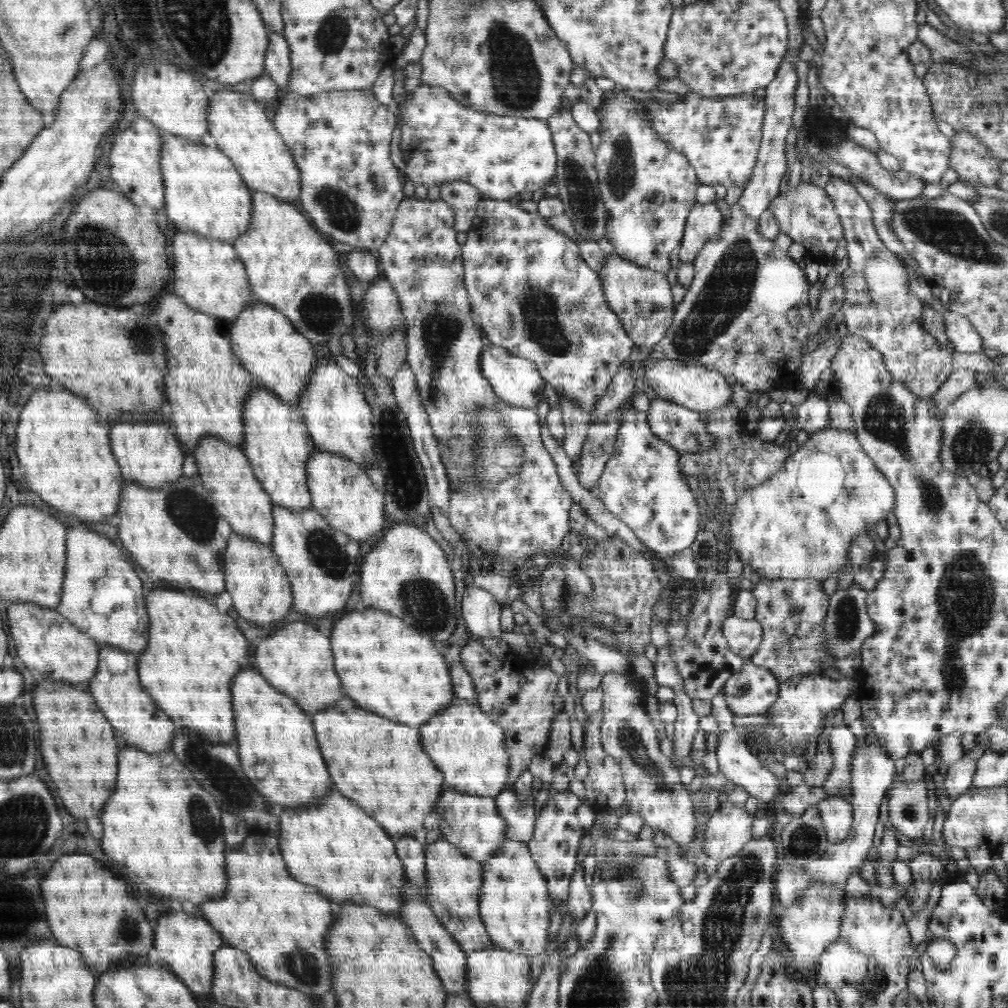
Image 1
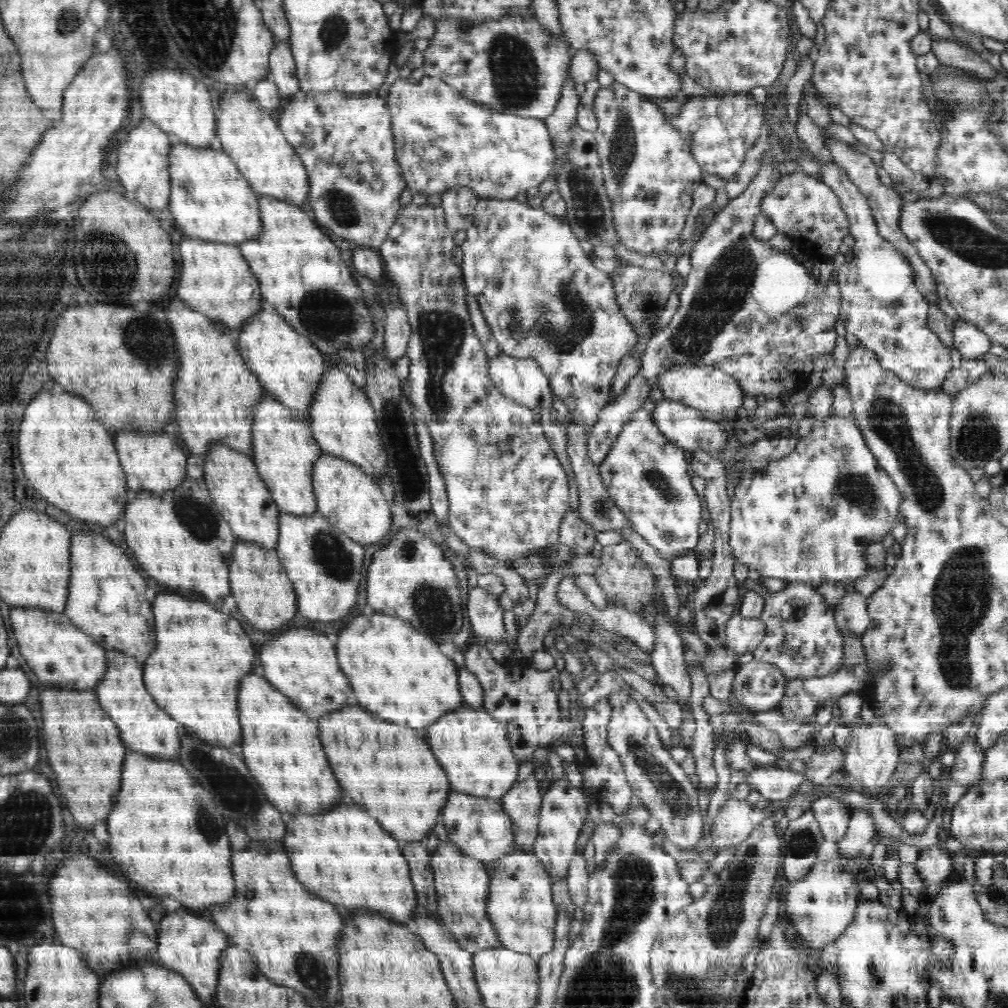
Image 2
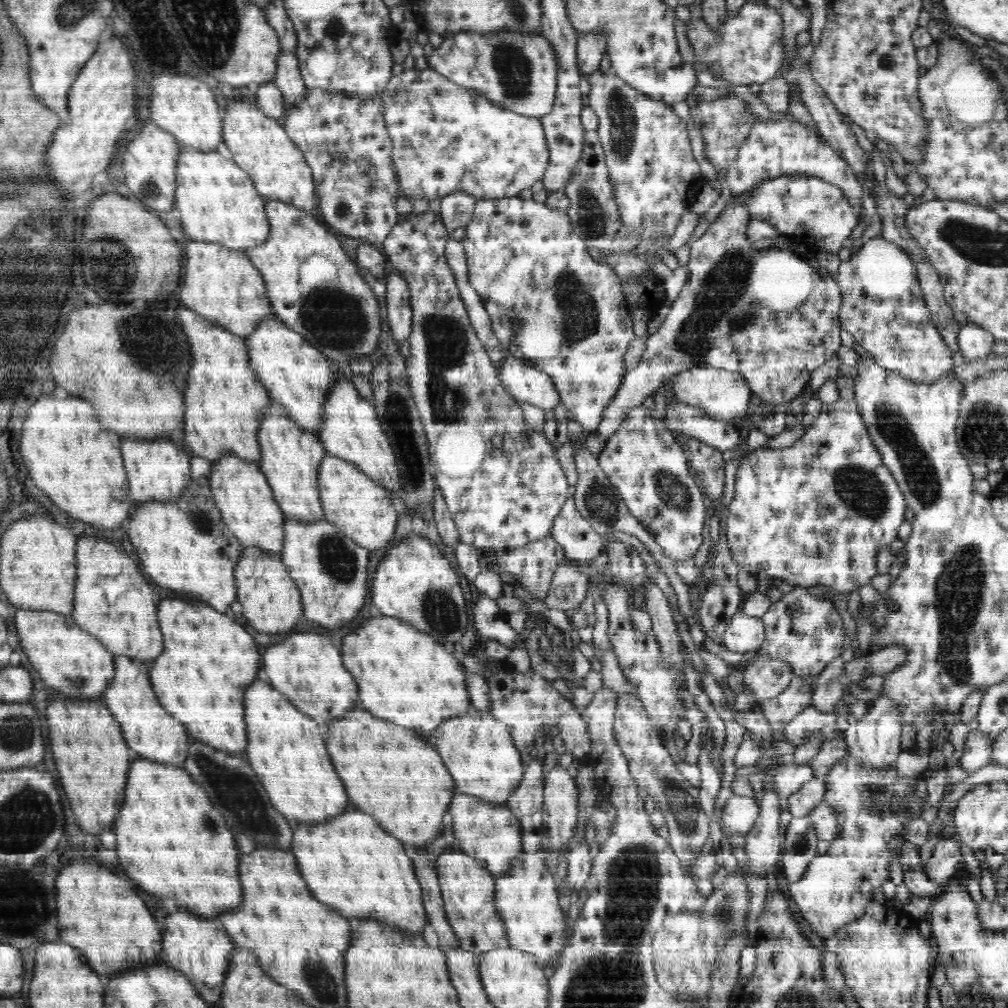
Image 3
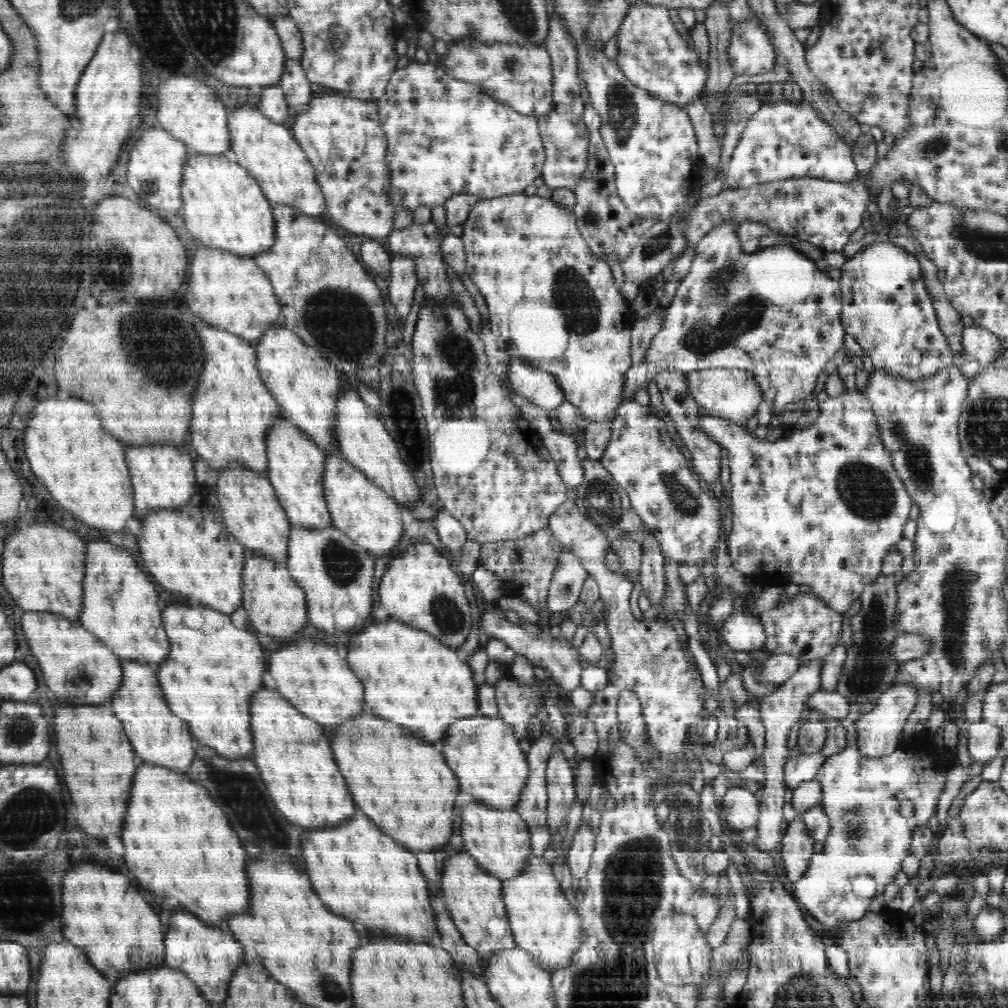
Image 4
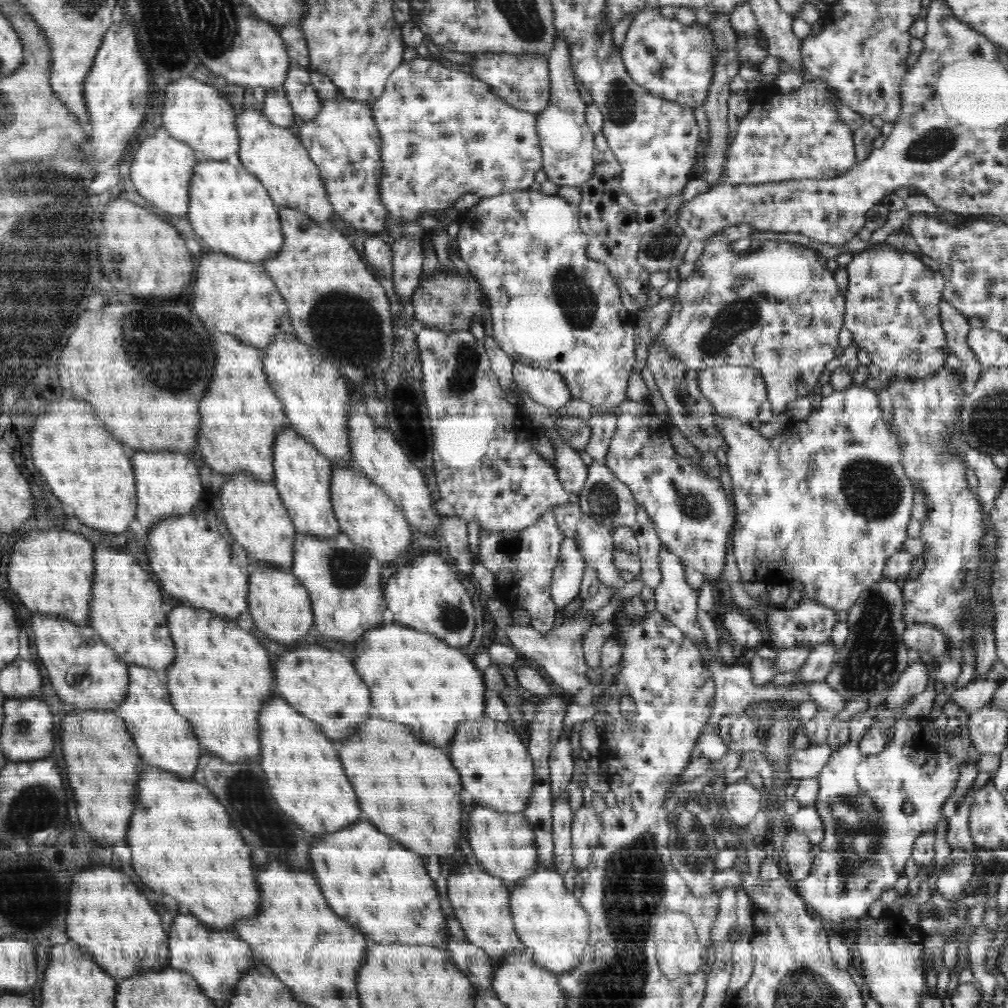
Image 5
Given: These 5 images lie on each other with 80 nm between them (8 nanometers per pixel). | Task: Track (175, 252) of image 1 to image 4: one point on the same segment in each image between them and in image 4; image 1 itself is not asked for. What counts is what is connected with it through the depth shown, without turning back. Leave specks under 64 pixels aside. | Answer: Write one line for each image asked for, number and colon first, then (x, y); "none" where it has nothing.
2: (215, 280)
3: (222, 285)
4: (231, 293)

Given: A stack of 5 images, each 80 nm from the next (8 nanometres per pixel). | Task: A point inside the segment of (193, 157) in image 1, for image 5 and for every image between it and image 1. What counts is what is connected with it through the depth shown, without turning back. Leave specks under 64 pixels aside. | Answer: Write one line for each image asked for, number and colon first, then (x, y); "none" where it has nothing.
2: (209, 198)
3: (217, 200)
4: (224, 207)
5: (229, 208)

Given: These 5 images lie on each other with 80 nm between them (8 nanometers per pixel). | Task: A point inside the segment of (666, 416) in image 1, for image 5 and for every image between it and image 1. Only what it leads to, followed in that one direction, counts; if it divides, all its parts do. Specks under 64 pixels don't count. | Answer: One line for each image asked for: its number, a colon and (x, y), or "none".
2: (705, 434)
3: (814, 514)
4: (823, 504)
5: (828, 498)

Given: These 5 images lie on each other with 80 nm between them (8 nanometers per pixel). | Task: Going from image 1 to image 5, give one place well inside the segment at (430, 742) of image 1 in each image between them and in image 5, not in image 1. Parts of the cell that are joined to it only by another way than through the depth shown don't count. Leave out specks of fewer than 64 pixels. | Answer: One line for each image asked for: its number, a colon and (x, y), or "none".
2: (473, 748)
3: (477, 749)
4: (486, 757)
5: (495, 767)

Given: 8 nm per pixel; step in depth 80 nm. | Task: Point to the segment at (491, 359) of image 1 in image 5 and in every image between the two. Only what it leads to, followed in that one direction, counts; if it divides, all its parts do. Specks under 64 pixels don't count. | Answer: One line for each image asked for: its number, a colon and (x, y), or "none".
2: (522, 380)
3: (523, 380)
4: (541, 388)
5: (546, 387)

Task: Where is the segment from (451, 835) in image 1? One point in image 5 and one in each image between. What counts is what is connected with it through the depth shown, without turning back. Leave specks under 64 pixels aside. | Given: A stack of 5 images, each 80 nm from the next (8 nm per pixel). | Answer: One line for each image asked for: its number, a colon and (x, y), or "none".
2: (479, 827)
3: (491, 834)
4: (499, 840)
5: (502, 843)

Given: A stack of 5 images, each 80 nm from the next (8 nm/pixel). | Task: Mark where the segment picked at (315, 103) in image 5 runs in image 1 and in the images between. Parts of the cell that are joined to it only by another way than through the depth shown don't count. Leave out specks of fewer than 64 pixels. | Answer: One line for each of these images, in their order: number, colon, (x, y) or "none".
1: (277, 63)
2: (282, 65)
3: (288, 79)
4: (298, 91)

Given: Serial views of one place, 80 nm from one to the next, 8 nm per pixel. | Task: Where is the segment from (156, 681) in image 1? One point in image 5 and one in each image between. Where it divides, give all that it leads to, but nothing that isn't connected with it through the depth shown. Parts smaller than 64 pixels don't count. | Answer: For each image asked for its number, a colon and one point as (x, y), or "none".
2: (187, 673)
3: (208, 658)
4: (208, 679)
5: (221, 677)

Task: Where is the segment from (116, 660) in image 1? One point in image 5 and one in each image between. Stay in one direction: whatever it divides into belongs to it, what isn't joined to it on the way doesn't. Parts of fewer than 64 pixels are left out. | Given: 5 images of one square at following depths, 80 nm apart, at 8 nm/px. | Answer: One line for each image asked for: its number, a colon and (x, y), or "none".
2: (144, 727)
3: (151, 733)
4: (158, 736)
5: (164, 738)

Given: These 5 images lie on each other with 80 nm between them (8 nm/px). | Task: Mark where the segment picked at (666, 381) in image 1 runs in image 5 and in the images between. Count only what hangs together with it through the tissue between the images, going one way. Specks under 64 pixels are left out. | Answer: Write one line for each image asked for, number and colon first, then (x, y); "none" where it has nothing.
2: (708, 388)
3: (724, 395)
4: (726, 393)
5: (735, 391)

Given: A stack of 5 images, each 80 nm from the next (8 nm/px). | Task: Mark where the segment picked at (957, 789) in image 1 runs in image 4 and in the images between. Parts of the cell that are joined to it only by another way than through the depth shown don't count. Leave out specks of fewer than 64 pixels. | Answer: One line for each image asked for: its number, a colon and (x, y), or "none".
2: (969, 760)
3: (978, 749)
4: (984, 739)

